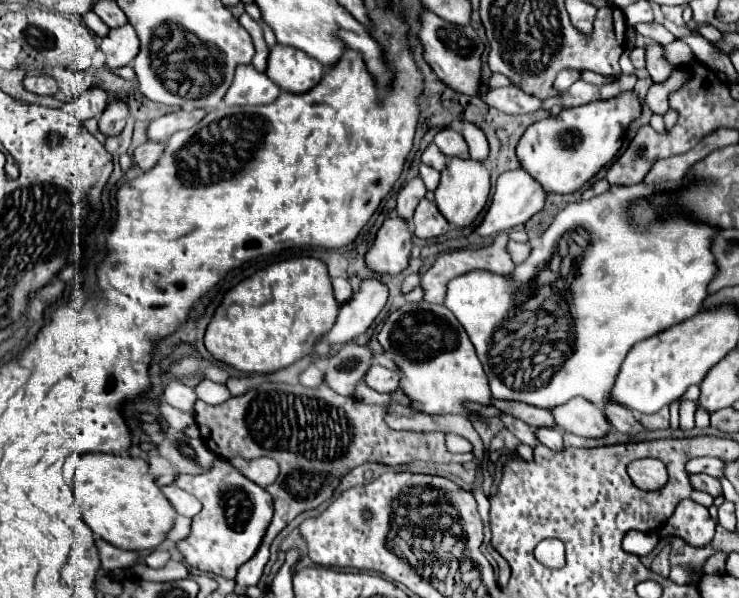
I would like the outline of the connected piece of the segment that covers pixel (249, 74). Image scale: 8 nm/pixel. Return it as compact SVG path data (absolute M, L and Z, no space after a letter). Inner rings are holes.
M239 65L235 81L225 93L225 105L265 105L279 97L279 87L253 65Z

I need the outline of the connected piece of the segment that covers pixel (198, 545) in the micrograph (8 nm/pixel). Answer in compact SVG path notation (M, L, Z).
M219 457L215 459L215 465L209 473L179 475L177 487L185 489L203 503L201 513L193 517L189 537L177 543L185 561L203 573L235 579L237 569L255 555L255 549L259 549L259 541L263 539L263 533L271 523L271 495L263 487L241 475L237 469L233 469L227 459Z

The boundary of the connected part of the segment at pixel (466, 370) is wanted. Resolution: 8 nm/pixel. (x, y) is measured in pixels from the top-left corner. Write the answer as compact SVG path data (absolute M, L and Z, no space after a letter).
M427 301L405 303L387 317L379 331L379 343L385 351L393 353L393 359L401 369L401 389L407 393L415 409L429 415L459 413L473 417L463 409L463 401L491 403L487 375L475 355L475 347L447 307Z

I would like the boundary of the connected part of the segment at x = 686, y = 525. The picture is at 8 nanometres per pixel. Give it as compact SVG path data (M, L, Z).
M683 499L669 521L659 529L659 535L681 537L693 547L705 547L715 535L715 521L703 505L691 499Z

